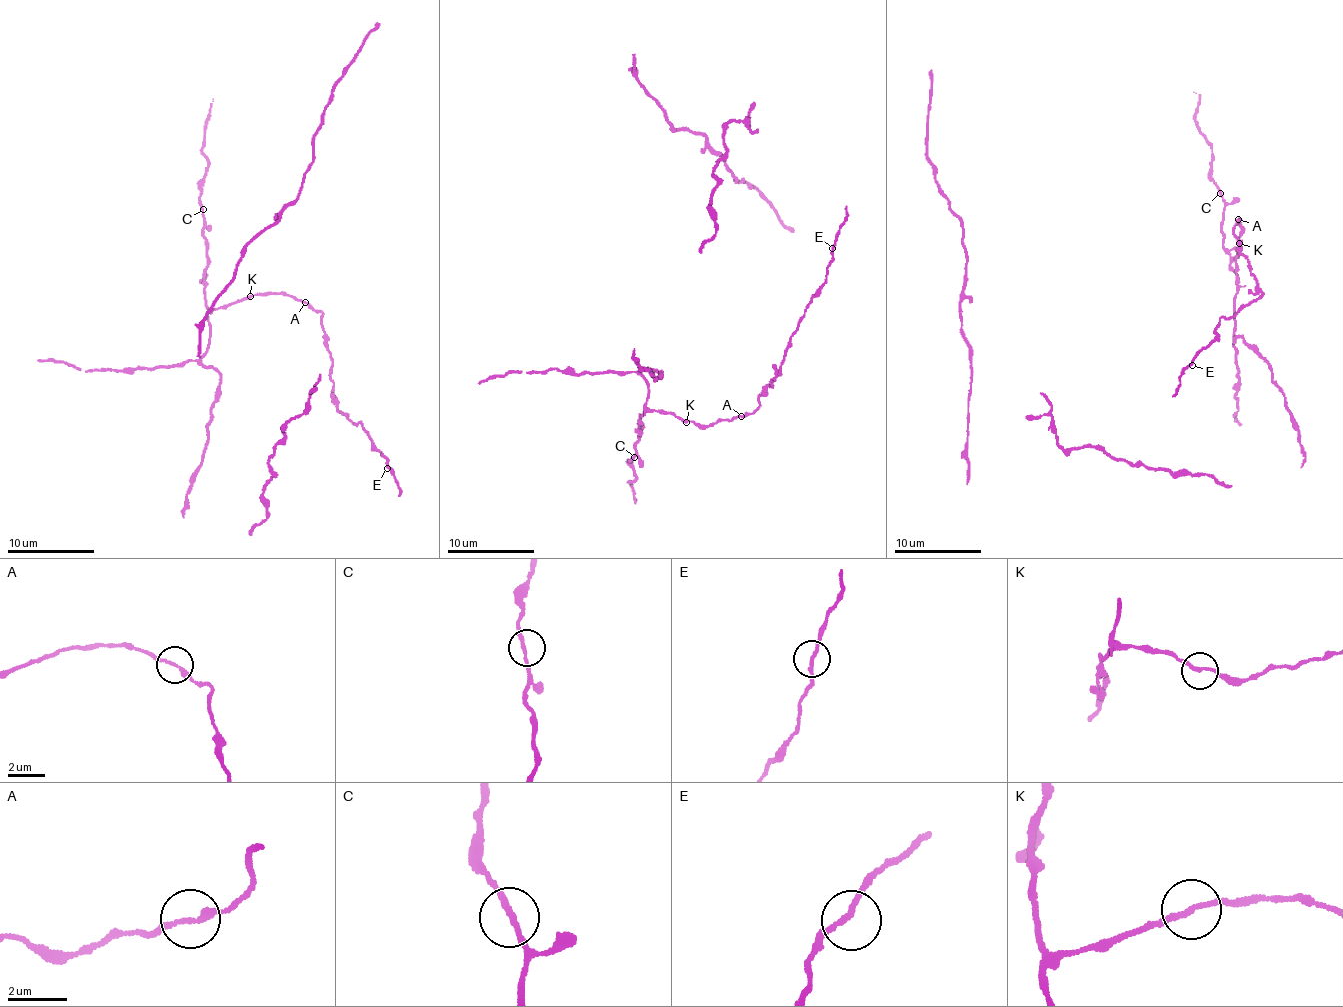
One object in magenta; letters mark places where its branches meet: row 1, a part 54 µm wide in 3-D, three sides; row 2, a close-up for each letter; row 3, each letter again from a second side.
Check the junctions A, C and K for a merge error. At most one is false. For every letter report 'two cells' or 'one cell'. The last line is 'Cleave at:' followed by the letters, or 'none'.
A: one cell
C: one cell
K: one cell
Cleave at: none

